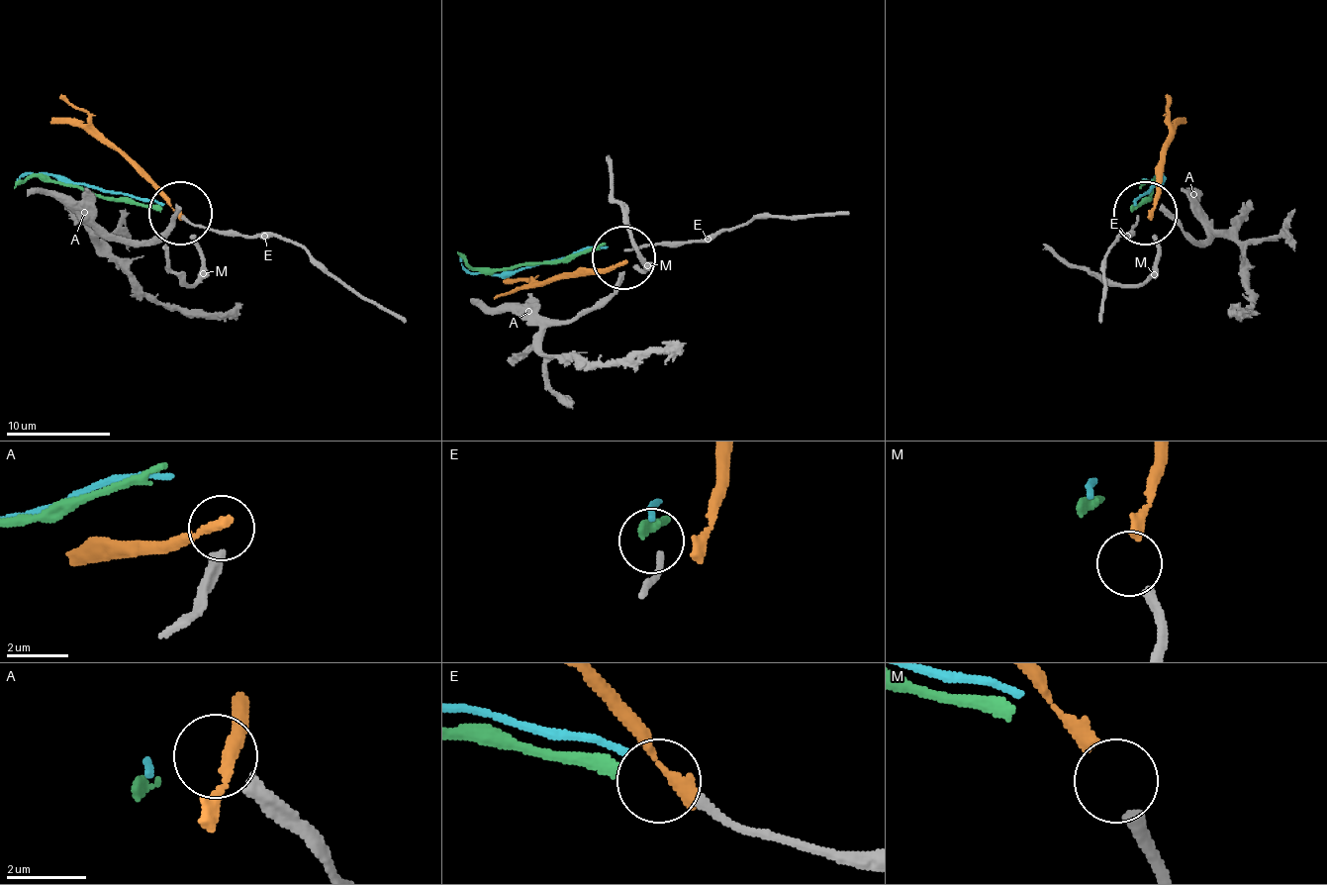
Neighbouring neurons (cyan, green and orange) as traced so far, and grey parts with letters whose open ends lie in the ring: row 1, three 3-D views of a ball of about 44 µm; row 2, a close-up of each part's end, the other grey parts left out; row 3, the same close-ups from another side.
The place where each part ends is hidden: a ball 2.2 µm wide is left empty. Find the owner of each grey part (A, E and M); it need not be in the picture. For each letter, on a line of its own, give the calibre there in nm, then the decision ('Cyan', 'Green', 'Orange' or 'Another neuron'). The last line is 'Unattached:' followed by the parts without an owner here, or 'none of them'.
A: Thickness 400 nm. Another neuron
E: Thickness 220 nm. Another neuron
M: Thickness 360 nm. Orange
Unattached: A, E

